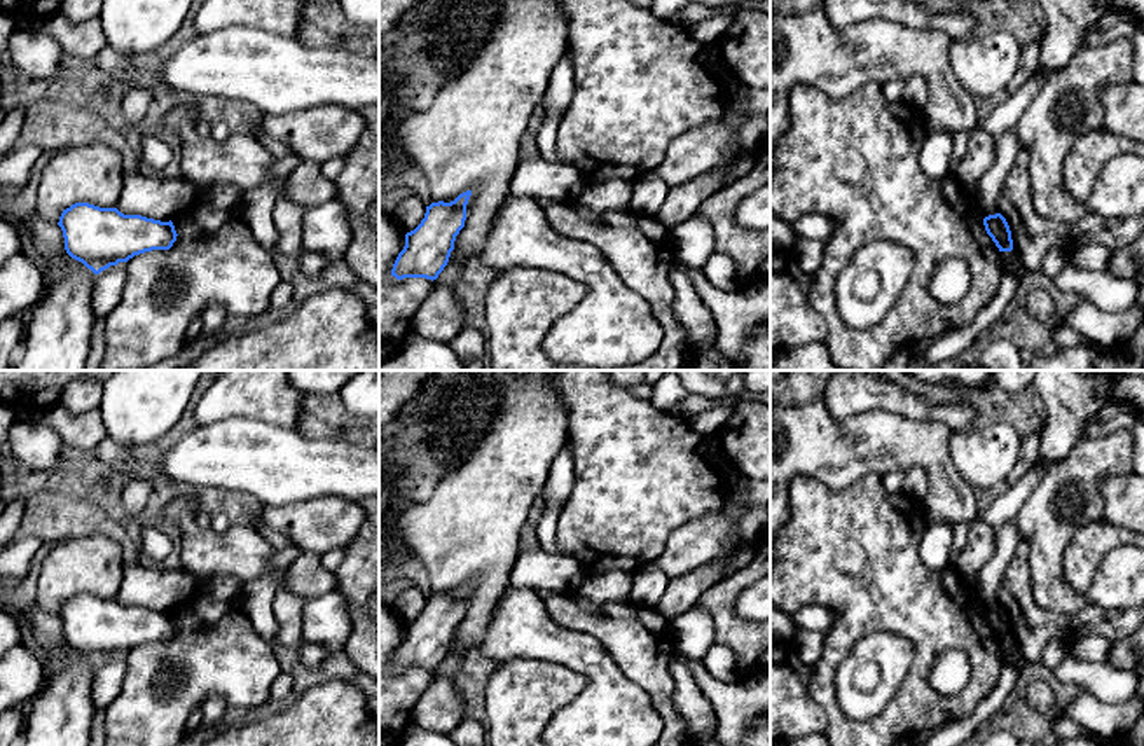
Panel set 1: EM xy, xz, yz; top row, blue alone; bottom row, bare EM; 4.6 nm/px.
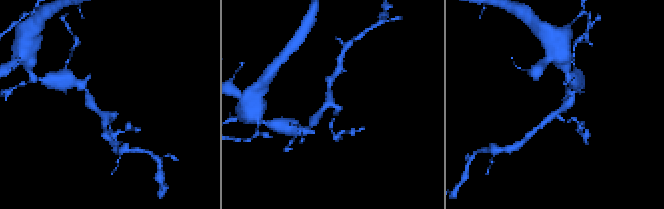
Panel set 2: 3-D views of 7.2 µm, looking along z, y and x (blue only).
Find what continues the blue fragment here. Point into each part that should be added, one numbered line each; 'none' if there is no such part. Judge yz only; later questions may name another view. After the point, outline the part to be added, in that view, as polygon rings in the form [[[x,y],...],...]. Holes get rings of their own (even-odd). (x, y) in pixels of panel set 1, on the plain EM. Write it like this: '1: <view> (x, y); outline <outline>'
none

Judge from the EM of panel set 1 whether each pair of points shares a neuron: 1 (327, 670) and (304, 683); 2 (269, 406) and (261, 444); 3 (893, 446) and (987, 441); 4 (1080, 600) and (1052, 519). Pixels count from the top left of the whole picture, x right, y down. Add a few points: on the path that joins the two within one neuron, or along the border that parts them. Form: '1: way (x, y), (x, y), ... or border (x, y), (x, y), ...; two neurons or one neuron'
1: way (322, 673), (310, 678); one neuron
2: border (226, 418), (255, 418), (297, 432); two neurons
3: border (951, 432), (951, 462), (966, 481); two neurons
4: way (1059, 586), (1052, 579), (1052, 540); one neuron

